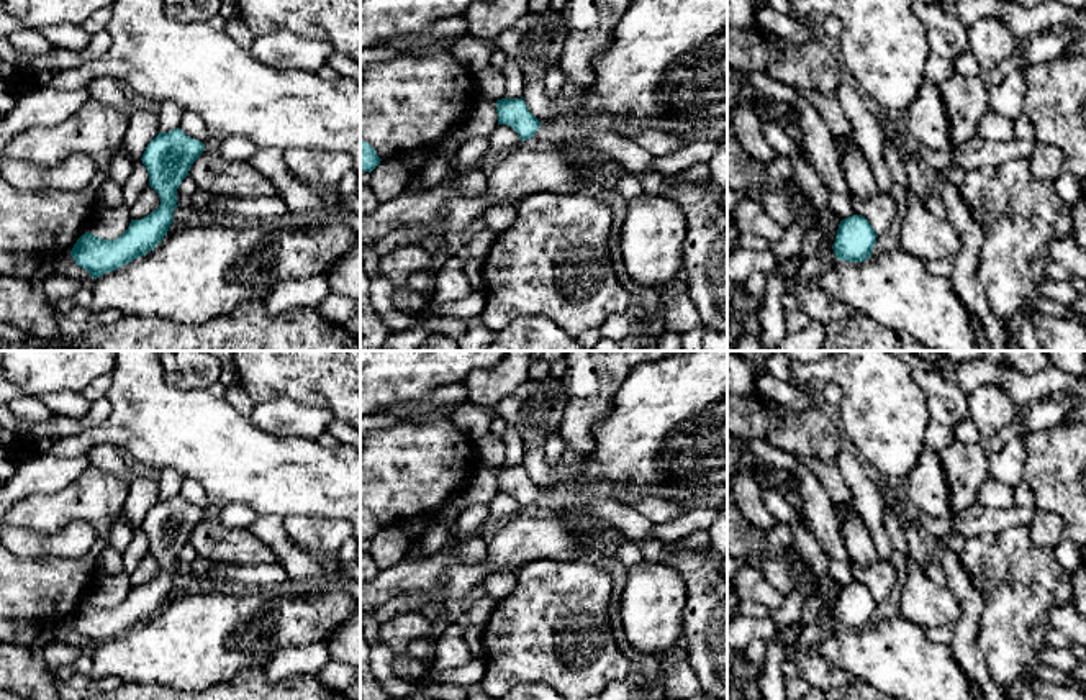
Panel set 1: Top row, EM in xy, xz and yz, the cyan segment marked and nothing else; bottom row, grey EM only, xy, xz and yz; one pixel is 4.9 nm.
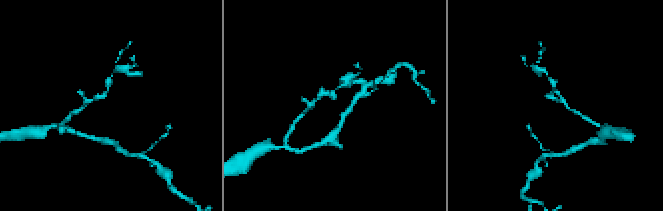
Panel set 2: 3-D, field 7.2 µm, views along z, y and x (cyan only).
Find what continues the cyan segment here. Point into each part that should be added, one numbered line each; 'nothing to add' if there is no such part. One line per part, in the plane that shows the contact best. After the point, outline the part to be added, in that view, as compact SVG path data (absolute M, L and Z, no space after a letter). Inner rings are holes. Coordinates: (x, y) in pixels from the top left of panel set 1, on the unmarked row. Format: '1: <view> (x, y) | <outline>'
nothing to add

